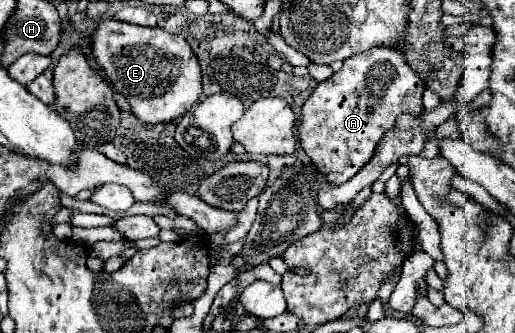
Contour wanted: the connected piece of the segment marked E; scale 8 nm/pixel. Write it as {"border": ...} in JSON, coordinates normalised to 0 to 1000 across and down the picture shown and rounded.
{"border":[[[210,51],[190,69],[179,111],[179,165],[202,213],[210,255],[245,291],[256,339],[276,369],[303,375],[342,363],[384,303],[392,279],[388,195],[353,105]]]}

